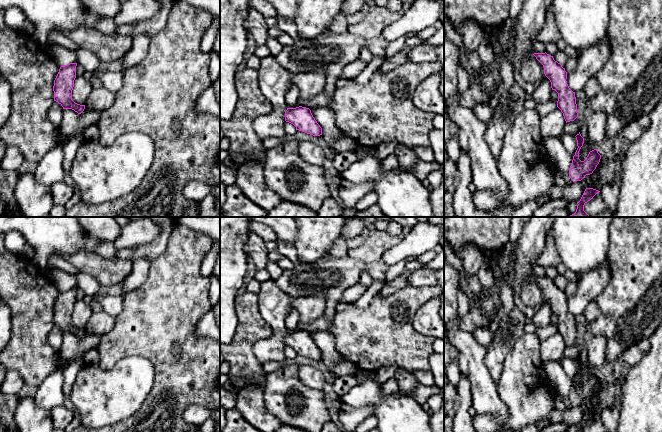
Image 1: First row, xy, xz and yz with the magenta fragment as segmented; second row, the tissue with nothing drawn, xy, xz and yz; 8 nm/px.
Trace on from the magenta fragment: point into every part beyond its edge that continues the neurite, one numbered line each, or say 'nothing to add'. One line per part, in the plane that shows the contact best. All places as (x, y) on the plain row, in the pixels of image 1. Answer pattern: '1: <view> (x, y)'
nothing to add

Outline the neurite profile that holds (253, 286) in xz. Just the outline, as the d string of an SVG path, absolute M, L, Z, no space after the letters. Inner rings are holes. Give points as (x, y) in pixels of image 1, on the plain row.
M254 278L251 279L247 285L246 291L258 294L260 291L260 283Z

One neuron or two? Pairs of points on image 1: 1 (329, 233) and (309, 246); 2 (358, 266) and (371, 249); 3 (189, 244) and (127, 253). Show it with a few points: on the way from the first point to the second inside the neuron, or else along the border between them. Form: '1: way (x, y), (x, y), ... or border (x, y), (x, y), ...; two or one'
1: way (324, 233), (314, 241); one
2: border (349, 256), (361, 259), (366, 263); two
3: border (174, 227), (166, 248), (151, 261); two

